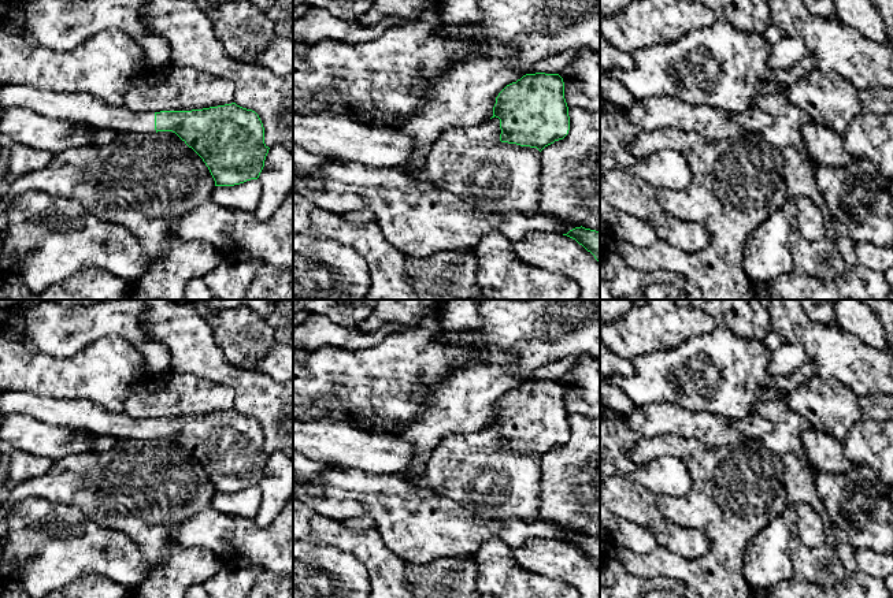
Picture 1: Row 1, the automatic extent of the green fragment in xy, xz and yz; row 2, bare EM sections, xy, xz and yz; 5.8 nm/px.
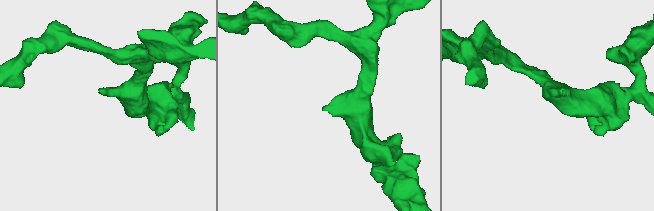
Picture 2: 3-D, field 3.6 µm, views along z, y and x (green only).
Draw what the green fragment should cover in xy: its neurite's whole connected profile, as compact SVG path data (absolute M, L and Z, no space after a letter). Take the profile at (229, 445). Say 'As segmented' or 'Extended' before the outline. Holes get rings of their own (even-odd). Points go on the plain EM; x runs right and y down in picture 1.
Extended. M0 391L0 413L21 413L114 439L175 439L208 473L215 493L257 486L268 460L259 421L236 409L192 417L131 417L110 413L88 400Z

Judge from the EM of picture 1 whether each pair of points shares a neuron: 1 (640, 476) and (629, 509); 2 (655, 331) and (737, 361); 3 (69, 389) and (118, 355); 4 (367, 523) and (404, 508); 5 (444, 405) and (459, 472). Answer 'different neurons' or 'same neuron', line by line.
1: different neurons
2: different neurons
3: same neuron
4: different neurons
5: different neurons

